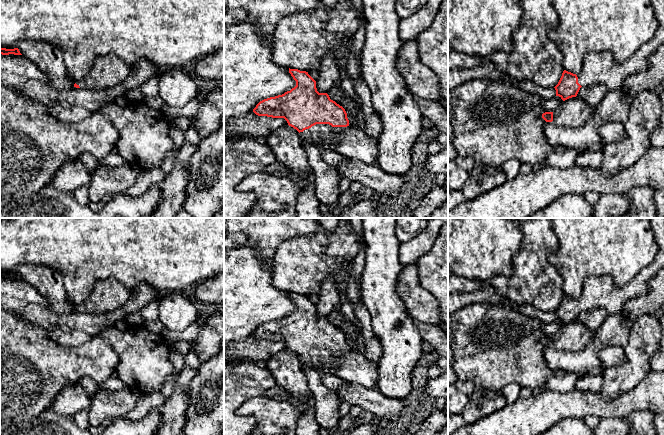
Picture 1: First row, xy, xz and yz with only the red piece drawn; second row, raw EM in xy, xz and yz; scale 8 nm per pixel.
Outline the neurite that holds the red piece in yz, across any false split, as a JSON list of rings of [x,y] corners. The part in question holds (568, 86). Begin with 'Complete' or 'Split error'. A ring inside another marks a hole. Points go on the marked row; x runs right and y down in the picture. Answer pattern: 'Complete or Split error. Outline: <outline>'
Split error. Outline: [[[651,0],[659,27],[652,40],[642,45],[637,53],[622,63],[617,63],[611,52],[591,52],[583,58],[577,74],[563,71],[558,84],[554,87],[556,96],[563,101],[576,97],[581,87],[604,84],[608,91],[621,88],[623,81],[630,75],[646,70],[649,57],[664,43],[664,0]]]

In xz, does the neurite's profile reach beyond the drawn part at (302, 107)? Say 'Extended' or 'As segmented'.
Extended

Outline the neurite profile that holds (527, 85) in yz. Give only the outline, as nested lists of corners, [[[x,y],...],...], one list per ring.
[[[519,79],[516,87],[530,93],[536,93],[543,99],[550,99],[556,96],[556,90],[554,87],[543,87],[529,79]]]

